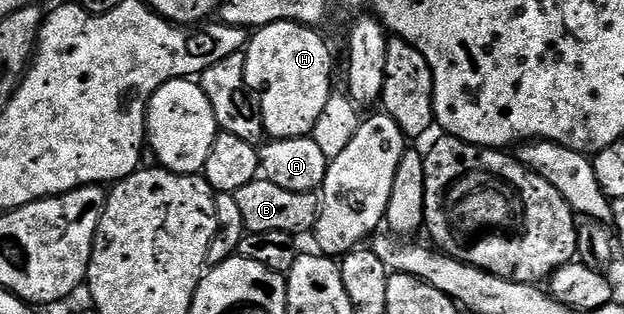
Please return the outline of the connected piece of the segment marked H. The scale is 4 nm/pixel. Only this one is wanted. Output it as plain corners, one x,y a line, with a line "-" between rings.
275,22
258,28
246,44
245,80
259,98
264,129
272,140
310,136
333,93
333,57
316,31
308,24

